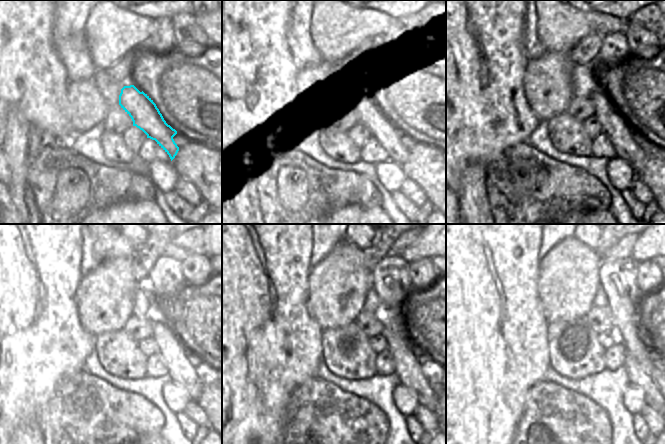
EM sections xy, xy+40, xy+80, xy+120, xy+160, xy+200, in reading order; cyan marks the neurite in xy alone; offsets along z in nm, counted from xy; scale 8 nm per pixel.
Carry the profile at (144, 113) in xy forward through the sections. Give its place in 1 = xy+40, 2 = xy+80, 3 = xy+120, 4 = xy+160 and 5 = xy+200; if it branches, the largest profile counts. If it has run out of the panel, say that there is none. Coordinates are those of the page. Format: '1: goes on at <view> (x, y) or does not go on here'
1: goes on at xy+40 (381, 122)
2: goes on at xy+80 (622, 134)
3: goes on at xy+120 (177, 360)
4: goes on at xy+160 (407, 368)
5: goes on at xy+200 (637, 376)

